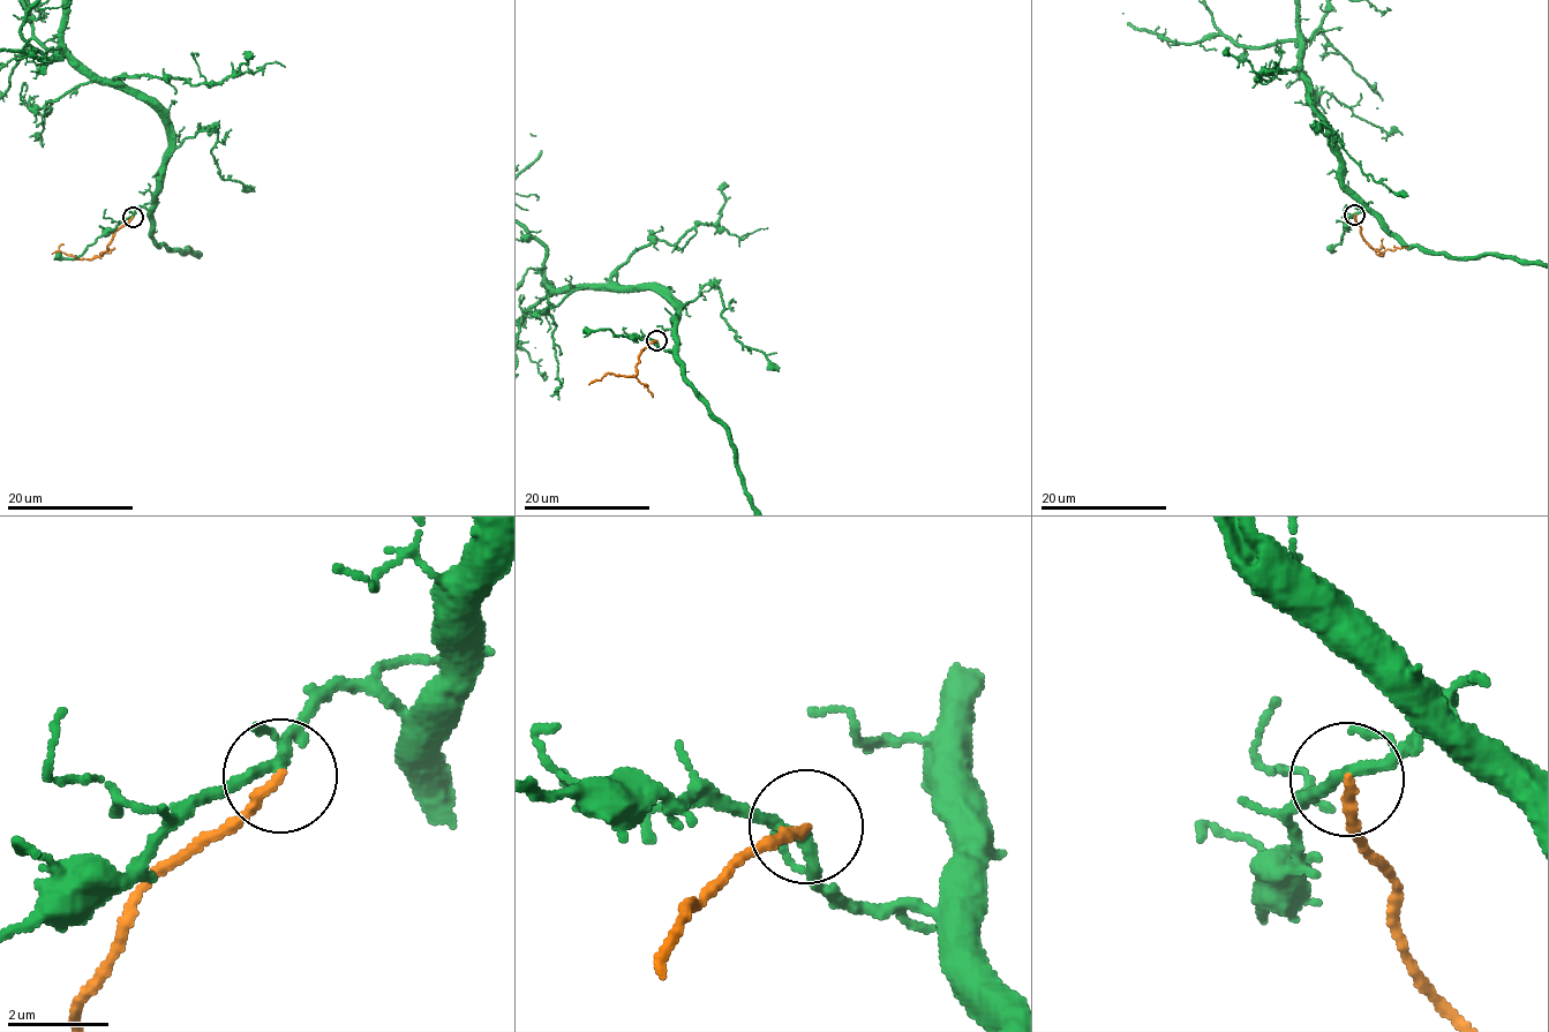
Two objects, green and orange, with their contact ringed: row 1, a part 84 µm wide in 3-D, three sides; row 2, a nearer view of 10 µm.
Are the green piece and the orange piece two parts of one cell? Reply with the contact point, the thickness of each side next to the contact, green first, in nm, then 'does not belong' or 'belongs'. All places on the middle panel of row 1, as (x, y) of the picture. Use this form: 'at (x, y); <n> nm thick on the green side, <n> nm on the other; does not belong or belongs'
at (656, 340); 180 nm thick on the green side, 200 nm on the other; does not belong

